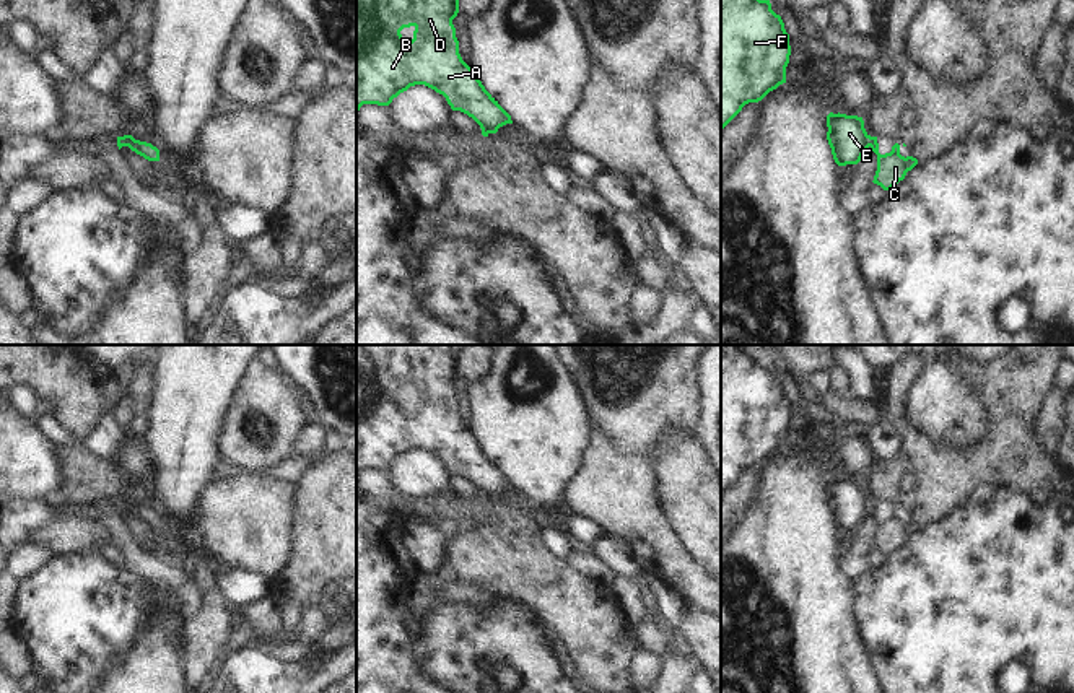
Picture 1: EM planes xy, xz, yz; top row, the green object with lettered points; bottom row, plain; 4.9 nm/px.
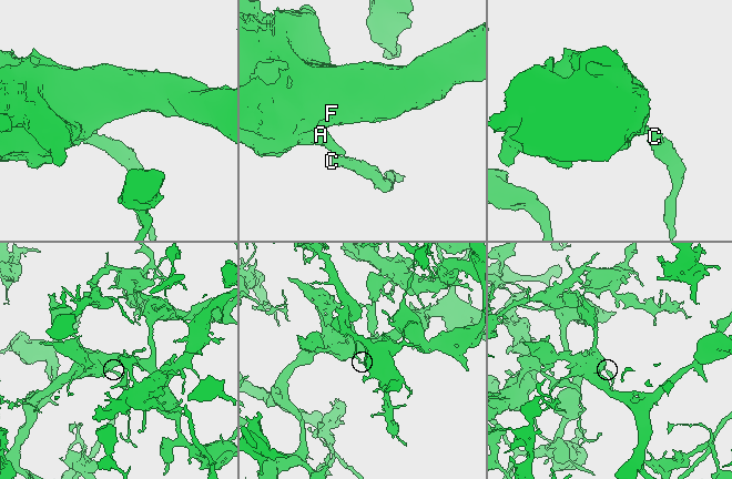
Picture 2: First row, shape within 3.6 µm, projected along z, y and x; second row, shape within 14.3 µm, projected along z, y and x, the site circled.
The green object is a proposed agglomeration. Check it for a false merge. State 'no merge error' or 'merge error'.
merge error

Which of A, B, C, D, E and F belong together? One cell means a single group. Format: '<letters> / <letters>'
A B D E F / C

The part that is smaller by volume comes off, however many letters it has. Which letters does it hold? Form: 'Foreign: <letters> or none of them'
Foreign: C

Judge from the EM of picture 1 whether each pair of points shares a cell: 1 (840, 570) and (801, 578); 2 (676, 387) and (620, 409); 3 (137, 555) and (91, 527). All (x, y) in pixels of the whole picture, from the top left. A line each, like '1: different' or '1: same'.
1: same
2: same
3: different

